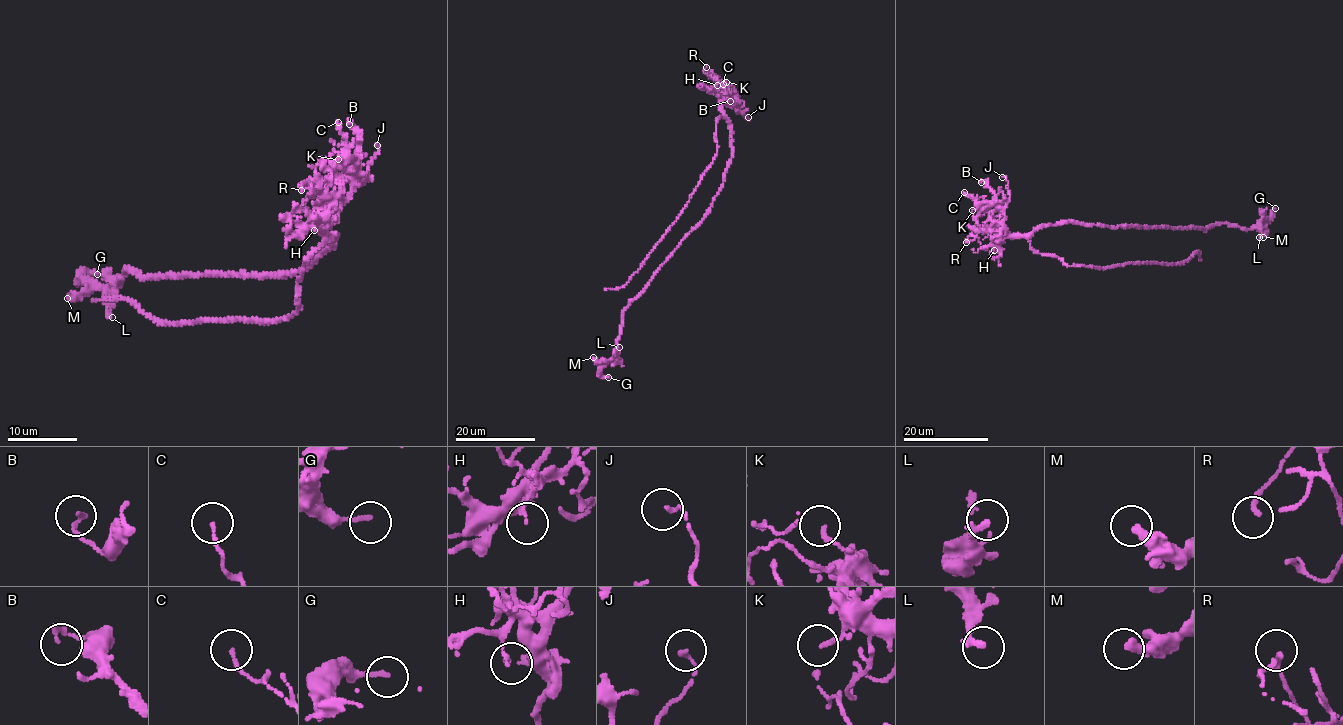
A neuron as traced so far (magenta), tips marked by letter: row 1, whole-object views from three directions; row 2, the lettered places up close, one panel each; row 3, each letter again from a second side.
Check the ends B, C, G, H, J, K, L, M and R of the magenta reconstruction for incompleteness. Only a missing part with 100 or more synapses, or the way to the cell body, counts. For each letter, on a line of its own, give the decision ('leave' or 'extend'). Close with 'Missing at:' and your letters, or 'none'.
B: leave
C: leave
G: leave
H: leave
J: leave
K: leave
L: leave
M: leave
R: leave
Missing at: none

